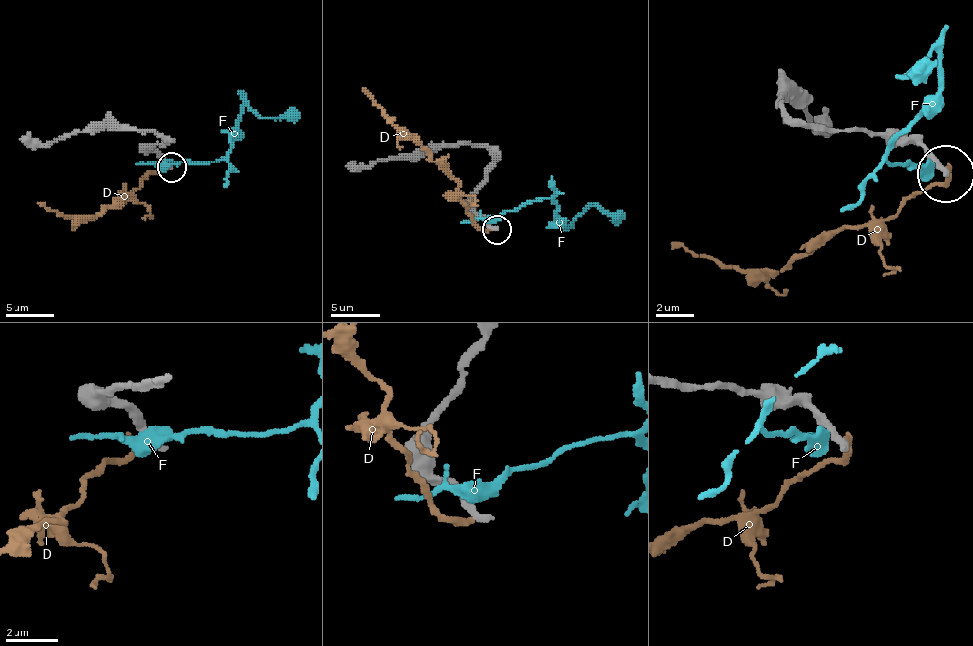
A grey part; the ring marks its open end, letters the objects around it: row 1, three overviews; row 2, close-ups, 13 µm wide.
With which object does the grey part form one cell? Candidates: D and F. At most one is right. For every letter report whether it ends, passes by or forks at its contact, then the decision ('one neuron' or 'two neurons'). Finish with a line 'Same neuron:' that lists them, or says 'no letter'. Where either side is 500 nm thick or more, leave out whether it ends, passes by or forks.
D: it ends | two neurons
F: it passes by | two neurons
Same neuron: no letter

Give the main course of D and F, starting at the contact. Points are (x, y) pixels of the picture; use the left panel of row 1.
D: (165, 163), (155, 173), (147, 173), (133, 193), (126, 193), (94, 218), (69, 218), (38, 203)
F: (165, 161), (221, 159), (230, 147), (230, 132), (238, 125), (243, 107), (248, 105), (265, 117), (299, 115)

